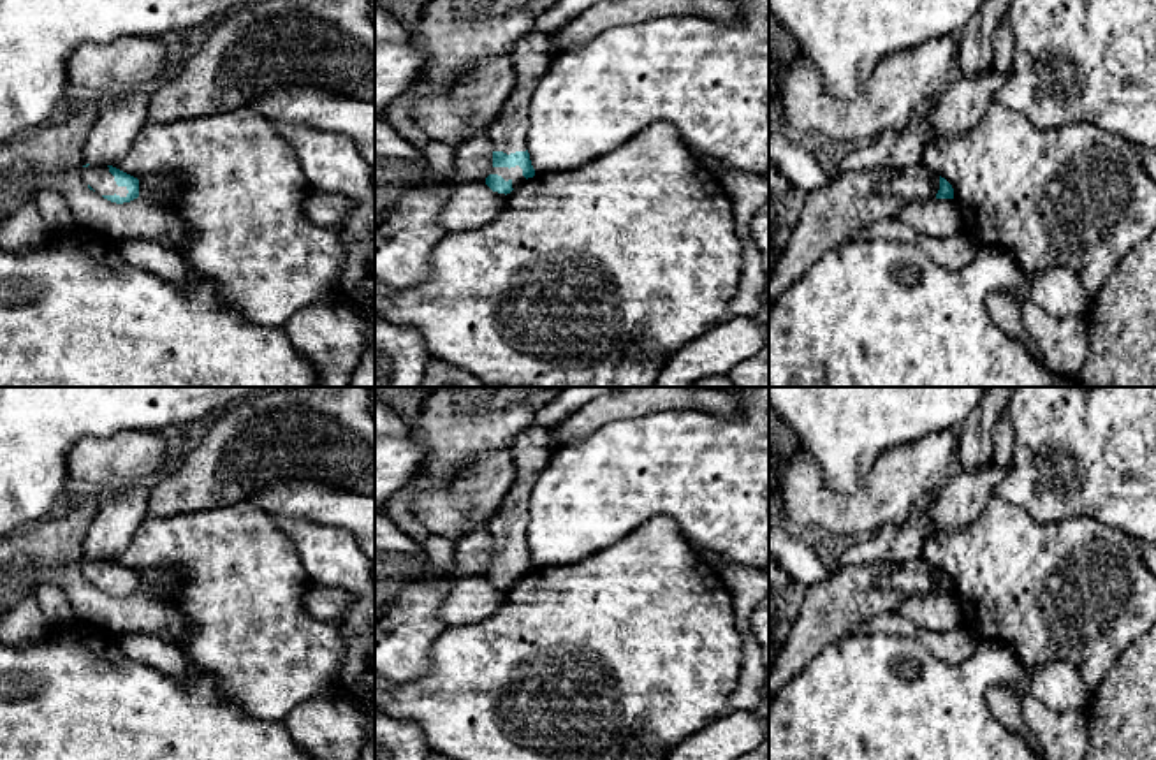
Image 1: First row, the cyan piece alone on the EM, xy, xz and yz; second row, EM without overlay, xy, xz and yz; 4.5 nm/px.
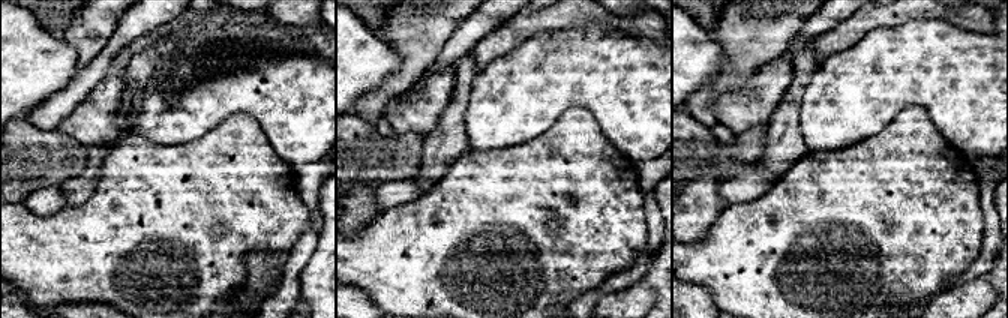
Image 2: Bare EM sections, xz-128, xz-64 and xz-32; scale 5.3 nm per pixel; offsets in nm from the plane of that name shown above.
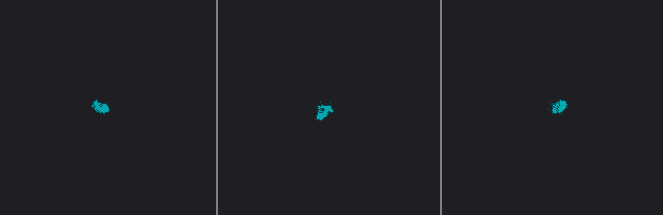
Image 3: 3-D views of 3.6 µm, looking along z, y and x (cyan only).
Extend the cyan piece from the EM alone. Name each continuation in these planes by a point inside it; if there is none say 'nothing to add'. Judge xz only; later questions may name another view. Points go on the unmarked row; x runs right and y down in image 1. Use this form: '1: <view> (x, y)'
1: xz (514, 567)

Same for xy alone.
1: xy (99, 572)

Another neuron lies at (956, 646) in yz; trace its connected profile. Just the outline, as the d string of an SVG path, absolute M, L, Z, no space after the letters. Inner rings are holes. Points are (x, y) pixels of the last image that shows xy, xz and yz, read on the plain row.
M896 612L880 614L862 626L855 628L850 635L889 633L903 635L920 640L936 658L945 663L966 661L982 640L959 626L945 633L918 630L910 619Z

